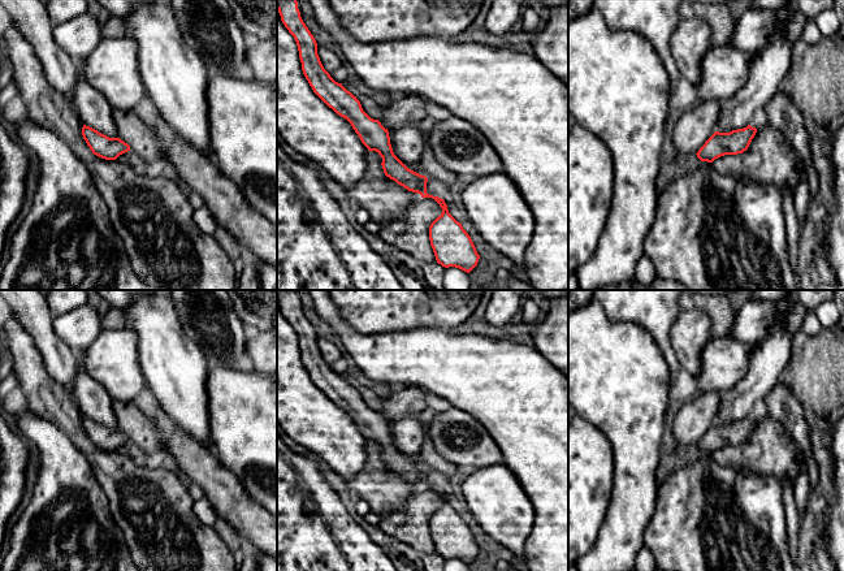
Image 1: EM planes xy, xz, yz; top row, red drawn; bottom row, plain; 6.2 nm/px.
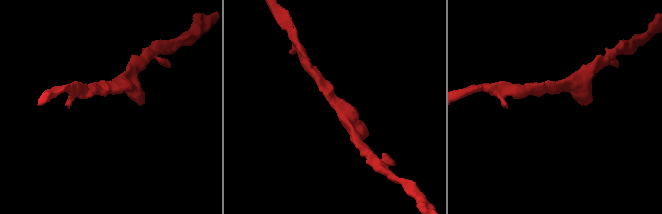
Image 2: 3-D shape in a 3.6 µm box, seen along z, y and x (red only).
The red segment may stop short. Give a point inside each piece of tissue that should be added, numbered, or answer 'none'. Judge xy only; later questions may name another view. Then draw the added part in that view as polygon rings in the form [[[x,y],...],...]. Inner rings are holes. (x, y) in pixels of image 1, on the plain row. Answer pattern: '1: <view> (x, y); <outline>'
none

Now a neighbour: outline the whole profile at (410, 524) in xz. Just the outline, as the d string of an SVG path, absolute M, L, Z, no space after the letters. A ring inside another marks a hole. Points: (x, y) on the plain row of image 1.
M421 489L412 493L398 511L381 518L378 527L420 551L436 554L429 518L441 505L442 499L434 490Z

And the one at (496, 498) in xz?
M502 464L480 467L462 484L463 499L479 525L495 544L524 559L524 544L534 520L533 506L512 471Z

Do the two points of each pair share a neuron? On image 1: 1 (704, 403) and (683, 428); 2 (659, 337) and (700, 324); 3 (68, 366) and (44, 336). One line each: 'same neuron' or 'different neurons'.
1: same neuron
2: different neurons
3: same neuron

